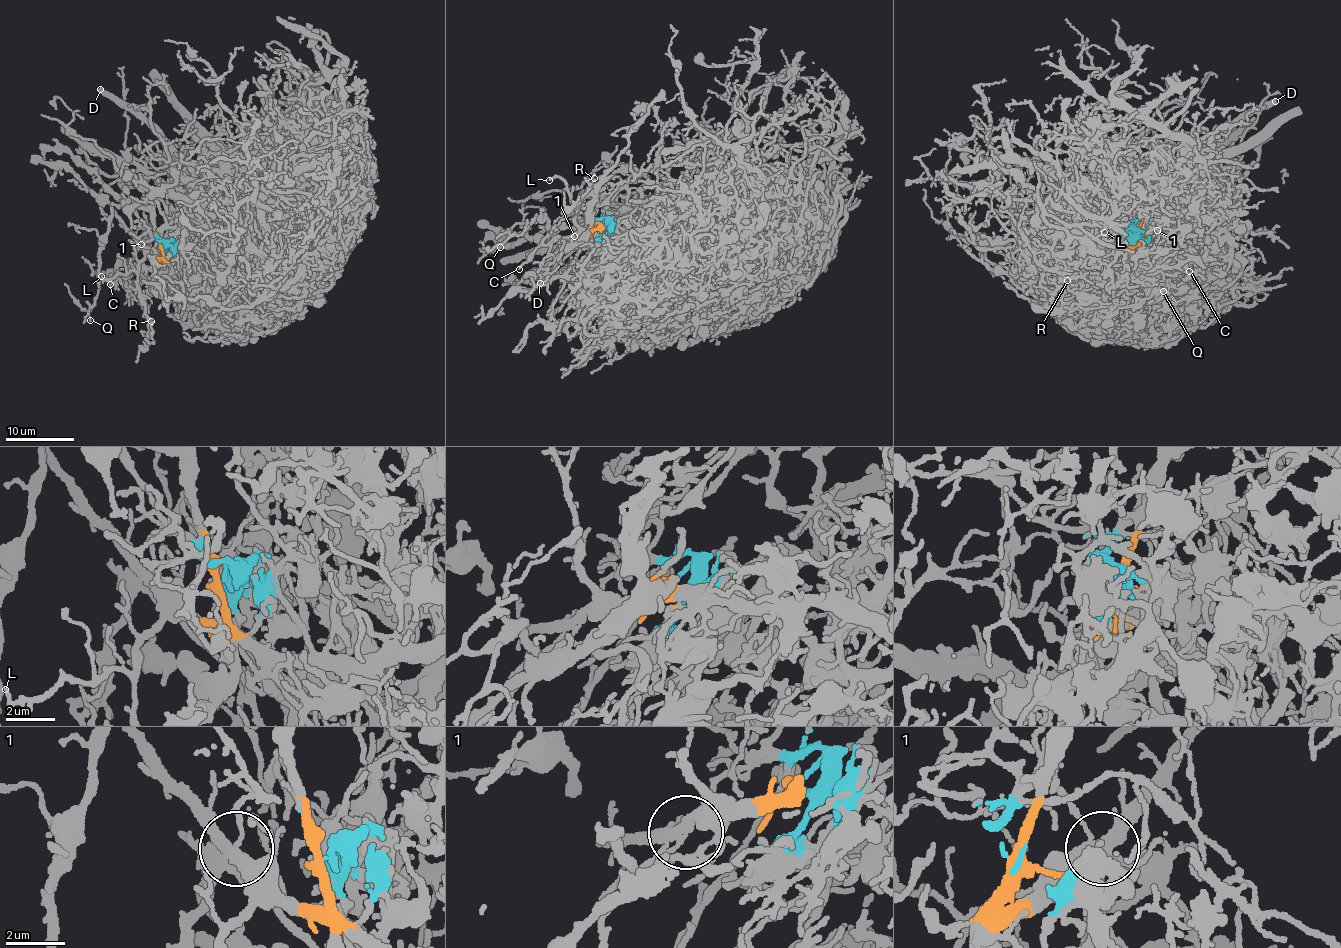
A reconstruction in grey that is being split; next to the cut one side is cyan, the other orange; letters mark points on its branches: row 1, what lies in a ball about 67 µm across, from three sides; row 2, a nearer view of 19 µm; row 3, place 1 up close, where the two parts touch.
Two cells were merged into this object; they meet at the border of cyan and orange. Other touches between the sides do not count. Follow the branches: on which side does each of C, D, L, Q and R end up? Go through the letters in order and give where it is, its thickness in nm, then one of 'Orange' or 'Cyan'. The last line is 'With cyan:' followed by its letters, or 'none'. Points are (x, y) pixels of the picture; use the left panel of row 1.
C: Place: (110, 284). Thickness 180 nm. Cyan
D: Place: (100, 89). Thickness 480 nm. Cyan
L: Place: (101, 276). Thickness 180 nm. Orange
Q: Place: (90, 320). Thickness 100 nm. Orange
R: Place: (151, 321). Thickness 180 nm. Orange
With cyan: C, D

